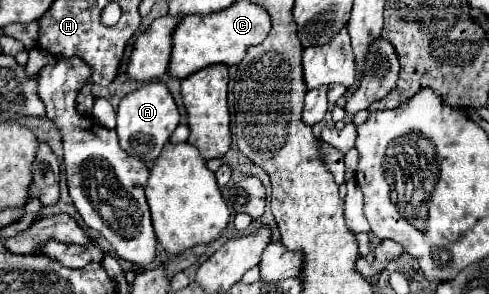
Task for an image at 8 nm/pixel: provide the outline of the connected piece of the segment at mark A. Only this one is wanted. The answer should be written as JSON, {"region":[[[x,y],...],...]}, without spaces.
{"region":[[[163,82],[143,84],[141,88],[129,92],[119,108],[117,108],[117,136],[119,146],[129,152],[129,156],[143,160],[145,164],[151,164],[161,154],[163,146],[169,142],[169,136],[179,124],[179,110],[173,102],[171,92]]]}

